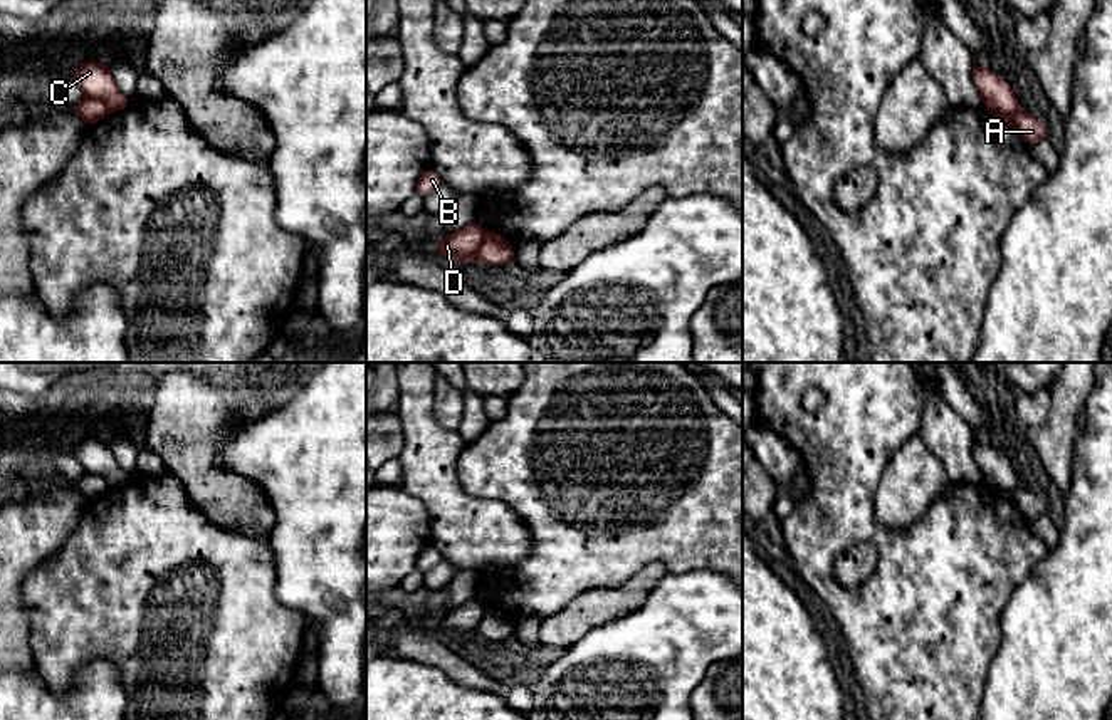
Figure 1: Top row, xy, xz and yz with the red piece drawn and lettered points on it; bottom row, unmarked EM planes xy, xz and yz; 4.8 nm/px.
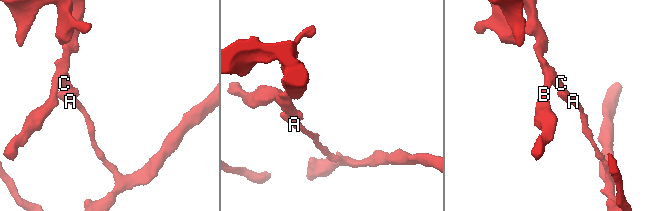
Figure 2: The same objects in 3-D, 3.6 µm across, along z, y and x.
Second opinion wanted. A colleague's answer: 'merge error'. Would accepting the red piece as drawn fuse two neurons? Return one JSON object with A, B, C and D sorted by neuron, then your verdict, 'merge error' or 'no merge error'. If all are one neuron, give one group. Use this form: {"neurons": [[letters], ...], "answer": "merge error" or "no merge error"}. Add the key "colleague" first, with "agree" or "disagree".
{"colleague": "agree", "neurons": [["A", "D"], ["B", "C"]], "answer": "merge error"}

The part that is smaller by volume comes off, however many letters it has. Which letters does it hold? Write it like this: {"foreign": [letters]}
{"foreign": ["A", "D"]}

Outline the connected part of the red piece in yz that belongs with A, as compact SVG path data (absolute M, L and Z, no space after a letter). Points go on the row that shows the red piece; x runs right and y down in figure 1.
M988 107L988 111L1003 123L1011 124L1026 144L1033 144L1048 138L1045 124L1028 112L1020 111L1016 114L1006 116L996 112L991 107Z

